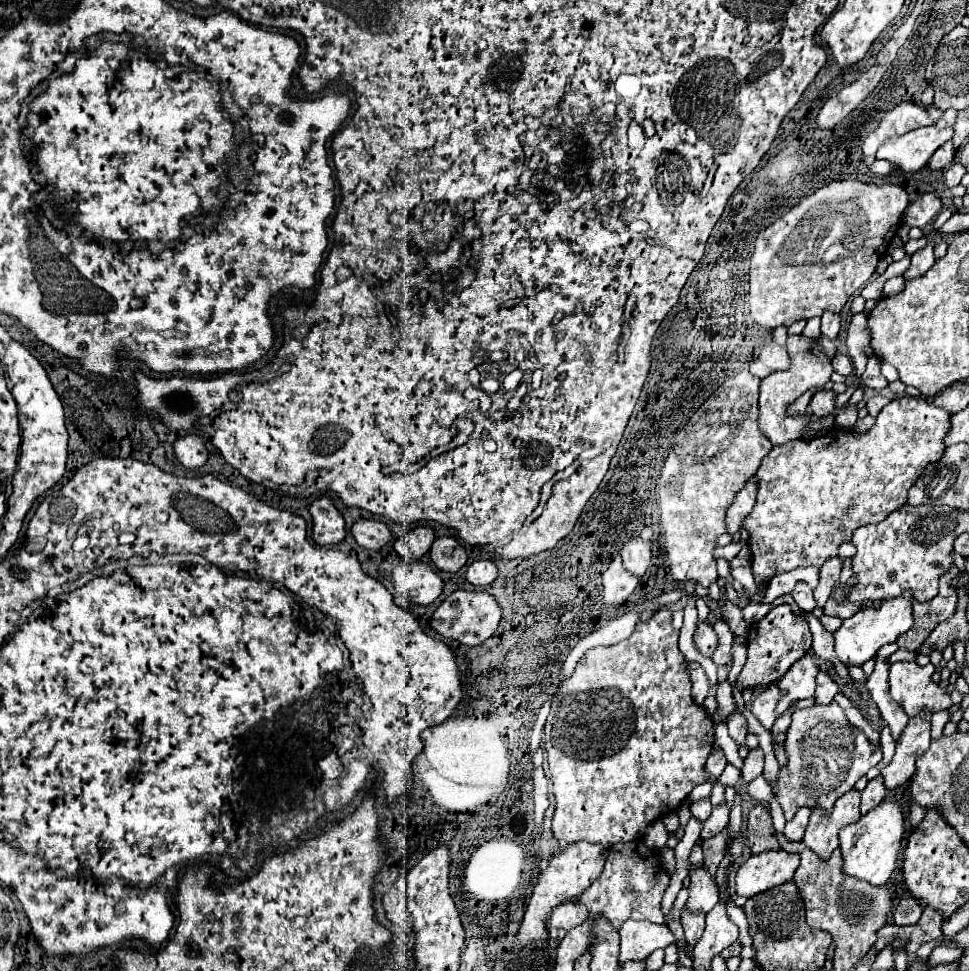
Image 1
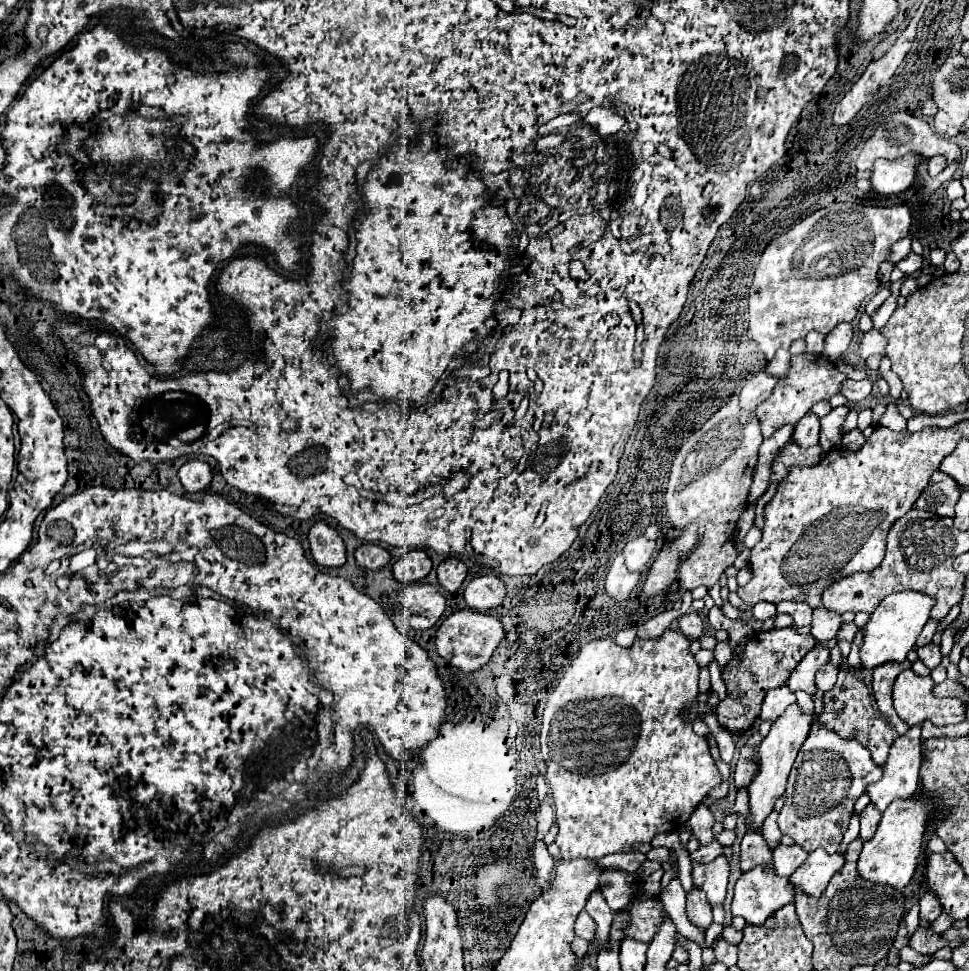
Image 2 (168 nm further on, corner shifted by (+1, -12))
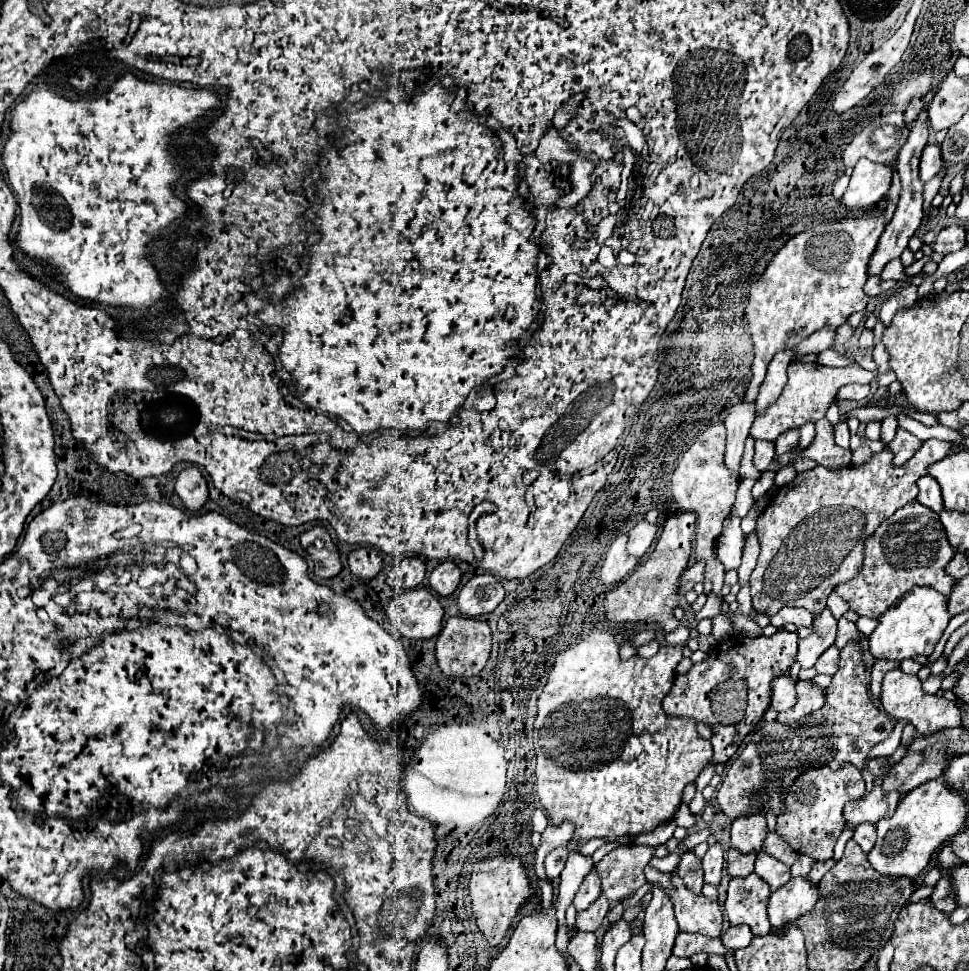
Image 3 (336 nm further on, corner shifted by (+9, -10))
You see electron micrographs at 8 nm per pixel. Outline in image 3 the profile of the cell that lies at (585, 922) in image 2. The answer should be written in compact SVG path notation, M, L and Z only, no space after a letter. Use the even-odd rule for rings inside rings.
M602 894L598 898L598 902L594 902L588 910L578 912L576 914L576 928L580 932L596 932L598 926L602 924L602 920L606 918L606 912L610 910L610 902L606 900L606 896Z

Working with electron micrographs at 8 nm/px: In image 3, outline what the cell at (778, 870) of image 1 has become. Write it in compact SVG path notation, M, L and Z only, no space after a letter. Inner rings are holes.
M752 872L748 876L732 878L724 902L730 924L748 924L754 934L768 934L772 930L768 920L768 896L770 886L766 886L758 874Z

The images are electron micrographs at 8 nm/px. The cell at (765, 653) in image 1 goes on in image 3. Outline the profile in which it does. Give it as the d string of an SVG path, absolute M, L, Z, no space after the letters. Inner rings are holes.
M780 630L772 636L756 636L748 638L742 634L732 634L728 638L728 646L718 646L714 652L708 654L708 660L702 664L694 664L692 670L684 676L676 676L672 690L662 702L662 708L668 716L680 716L680 718L694 718L694 722L704 722L712 730L712 746L714 756L712 762L728 762L734 752L738 750L738 744L742 738L746 738L748 732L752 732L758 722L762 720L764 712L770 706L770 682L778 678L778 674L786 674L790 666L796 662L798 652L798 634ZM740 680L746 682L746 712L740 722L724 724L724 714L734 704L736 696L736 684L740 686Z

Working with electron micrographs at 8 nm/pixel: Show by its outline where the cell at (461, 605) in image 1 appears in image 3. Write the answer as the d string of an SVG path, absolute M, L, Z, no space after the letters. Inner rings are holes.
M452 616L446 620L444 628L436 638L436 660L440 670L450 678L476 676L484 668L490 656L490 648L492 648L492 632L486 622L464 616Z

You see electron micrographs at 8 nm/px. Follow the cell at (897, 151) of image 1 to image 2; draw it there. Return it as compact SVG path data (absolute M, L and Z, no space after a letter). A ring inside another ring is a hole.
M906 154L896 160L878 158L870 176L874 194L894 196L906 192L914 182L914 164L918 164L918 154Z

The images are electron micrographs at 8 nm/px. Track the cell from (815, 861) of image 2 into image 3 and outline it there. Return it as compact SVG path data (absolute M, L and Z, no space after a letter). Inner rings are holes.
M796 876L770 894L768 916L774 930L780 930L784 924L794 922L798 916L814 908L818 900L818 886L808 880L808 876Z

